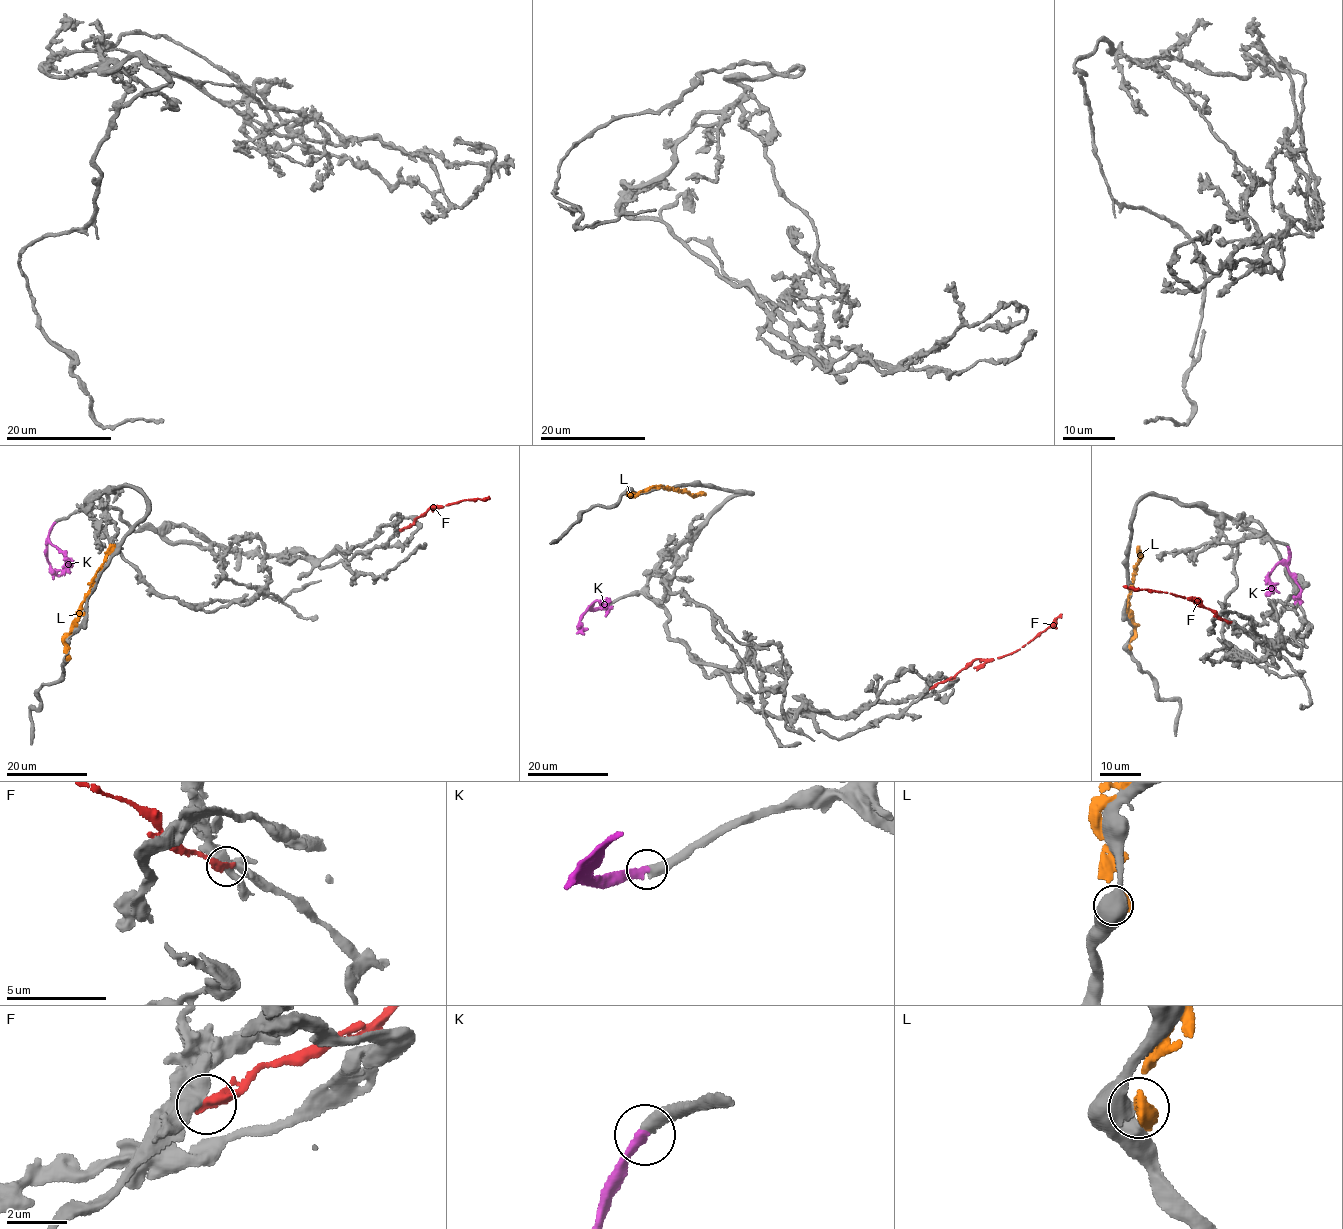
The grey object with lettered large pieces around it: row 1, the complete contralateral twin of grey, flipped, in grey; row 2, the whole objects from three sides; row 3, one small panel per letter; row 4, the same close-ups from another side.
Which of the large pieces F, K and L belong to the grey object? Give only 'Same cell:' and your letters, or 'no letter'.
Same cell: K

